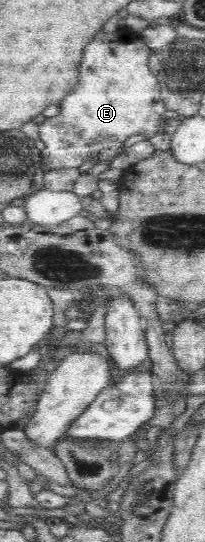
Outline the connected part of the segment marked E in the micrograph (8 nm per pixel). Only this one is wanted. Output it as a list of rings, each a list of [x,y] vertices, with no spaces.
[[[121,27],[113,33],[105,33],[103,39],[95,39],[89,43],[89,49],[83,53],[83,73],[81,83],[77,83],[57,107],[57,112],[50,119],[38,125],[40,139],[46,148],[39,152],[39,158],[43,165],[43,171],[53,169],[71,169],[83,165],[92,156],[102,149],[116,149],[123,147],[125,140],[131,135],[144,135],[153,137],[162,131],[165,118],[170,115],[162,101],[160,83],[158,78],[149,70],[149,57],[152,50],[145,45],[142,35],[131,31],[128,27]]]

